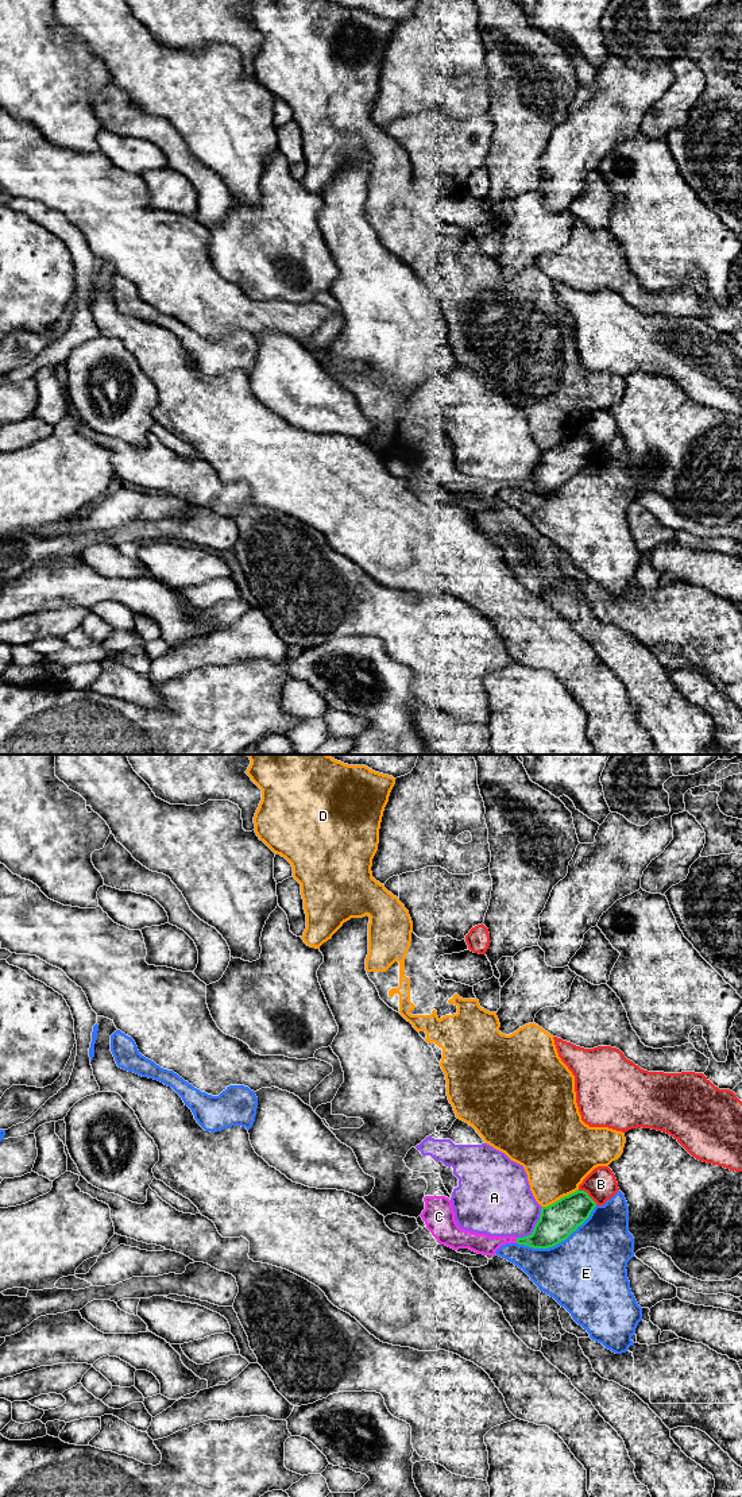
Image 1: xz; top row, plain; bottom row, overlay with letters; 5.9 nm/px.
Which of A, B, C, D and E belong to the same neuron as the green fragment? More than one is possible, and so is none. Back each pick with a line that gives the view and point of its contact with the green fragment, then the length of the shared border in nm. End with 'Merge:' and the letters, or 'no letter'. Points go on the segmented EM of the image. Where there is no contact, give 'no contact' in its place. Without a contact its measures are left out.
C: xz (517, 1241) | 30 nm
Merge: C

